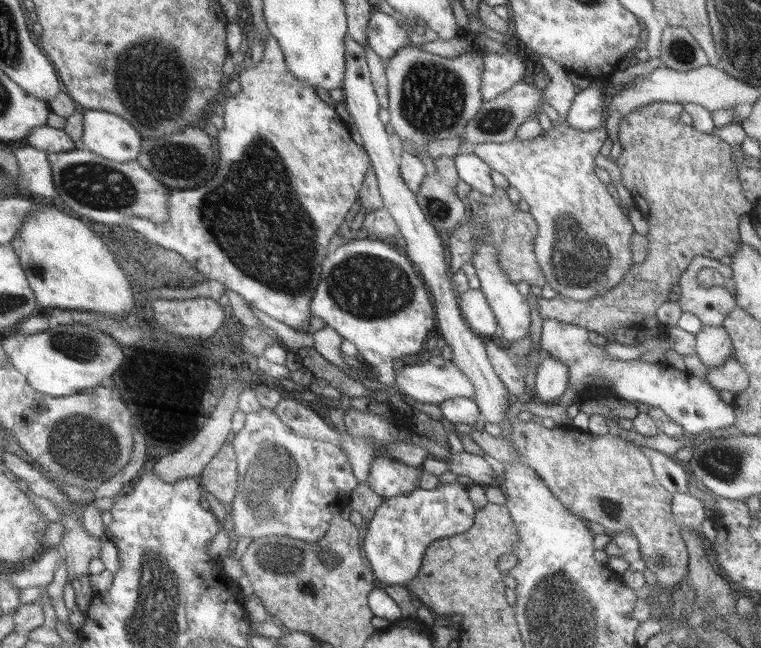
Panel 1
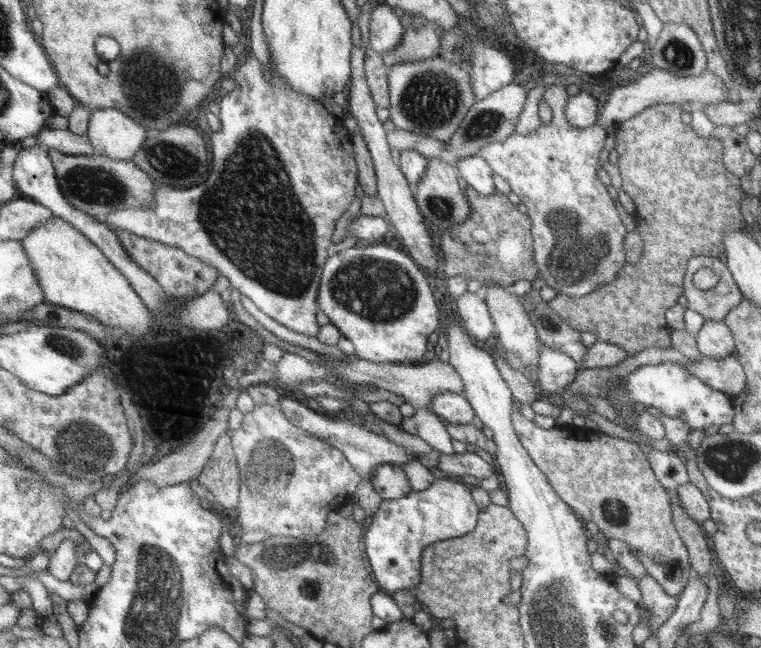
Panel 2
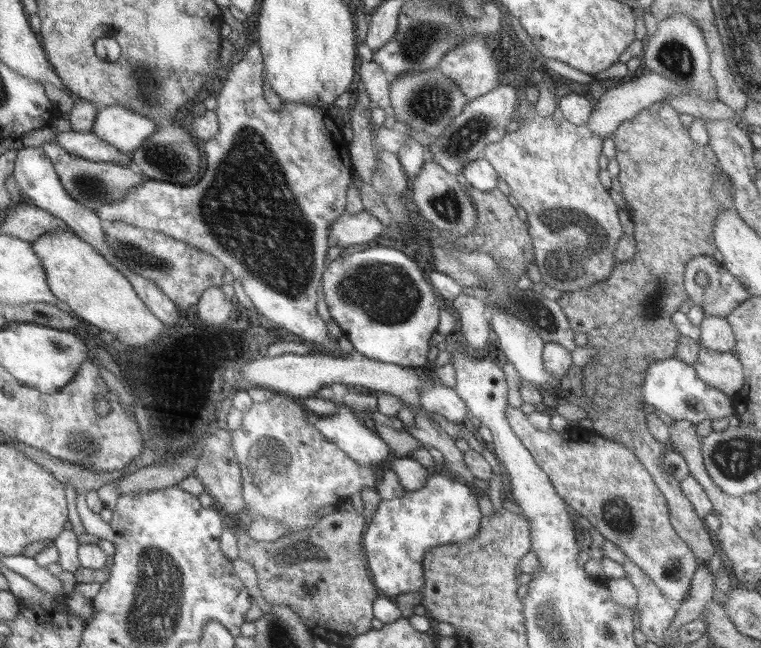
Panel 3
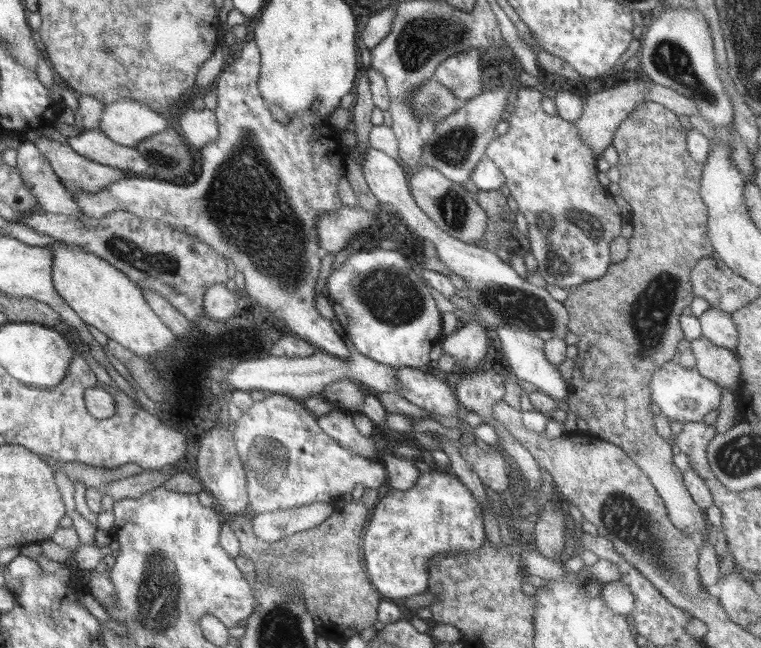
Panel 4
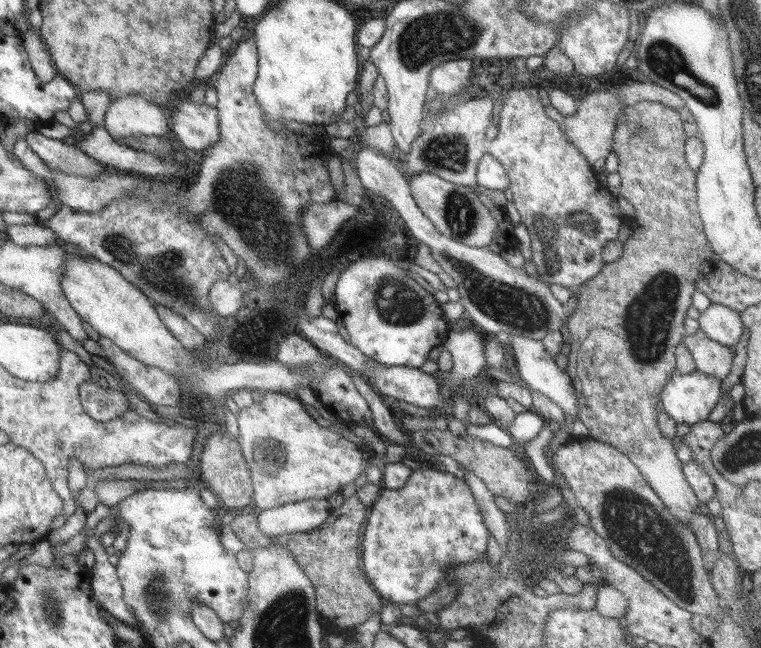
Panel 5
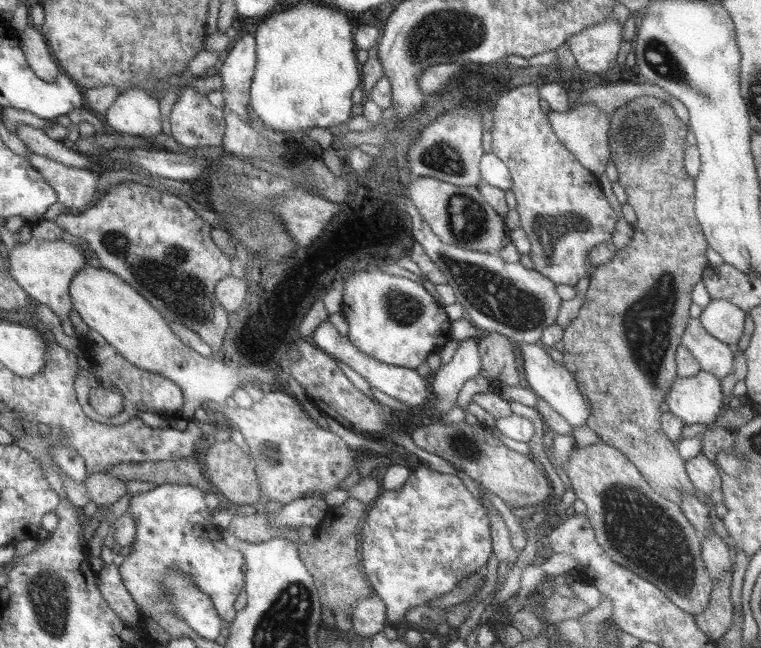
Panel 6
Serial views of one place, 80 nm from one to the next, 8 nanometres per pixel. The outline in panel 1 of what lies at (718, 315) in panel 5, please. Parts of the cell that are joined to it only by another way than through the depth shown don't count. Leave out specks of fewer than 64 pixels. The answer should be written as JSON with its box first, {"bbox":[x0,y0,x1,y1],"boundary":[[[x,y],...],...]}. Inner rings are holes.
{"bbox":[695,325,733,368],"boundary":[[[723,325],[704,326],[695,335],[695,353],[706,368],[724,366],[724,363],[733,357],[731,338]]]}

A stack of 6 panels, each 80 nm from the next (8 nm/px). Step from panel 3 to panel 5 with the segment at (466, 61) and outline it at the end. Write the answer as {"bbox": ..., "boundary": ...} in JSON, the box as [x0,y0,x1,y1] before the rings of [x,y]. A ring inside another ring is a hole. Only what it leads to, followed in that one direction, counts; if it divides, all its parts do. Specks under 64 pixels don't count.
{"bbox":[429,58,472,94],"boundary":[[[471,58],[441,63],[430,73],[429,93],[458,94],[464,86],[470,84],[470,76],[472,76]]]}

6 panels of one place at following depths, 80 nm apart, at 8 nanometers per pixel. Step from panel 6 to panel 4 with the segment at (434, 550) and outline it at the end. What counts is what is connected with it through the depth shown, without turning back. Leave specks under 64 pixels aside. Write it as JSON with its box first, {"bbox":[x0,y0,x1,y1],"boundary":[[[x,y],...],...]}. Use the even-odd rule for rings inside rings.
{"bbox":[364,469,486,624],"boundary":[[[434,469],[431,472],[424,472],[420,474],[420,478],[416,481],[414,488],[410,490],[390,490],[382,494],[381,500],[378,501],[376,507],[373,510],[373,516],[369,520],[369,526],[366,527],[364,548],[365,548],[365,562],[368,566],[370,580],[377,587],[380,593],[380,604],[377,612],[377,620],[384,624],[393,623],[399,621],[402,618],[403,607],[396,603],[396,600],[402,600],[406,597],[411,597],[417,594],[425,593],[428,590],[428,584],[430,583],[430,564],[431,561],[437,558],[437,556],[450,554],[458,554],[458,552],[474,552],[474,550],[480,550],[484,546],[484,538],[486,538],[486,532],[484,532],[484,524],[482,524],[482,508],[480,503],[476,502],[476,498],[472,495],[472,492],[468,490],[462,482],[455,475],[451,475],[450,472],[438,472]]]}

